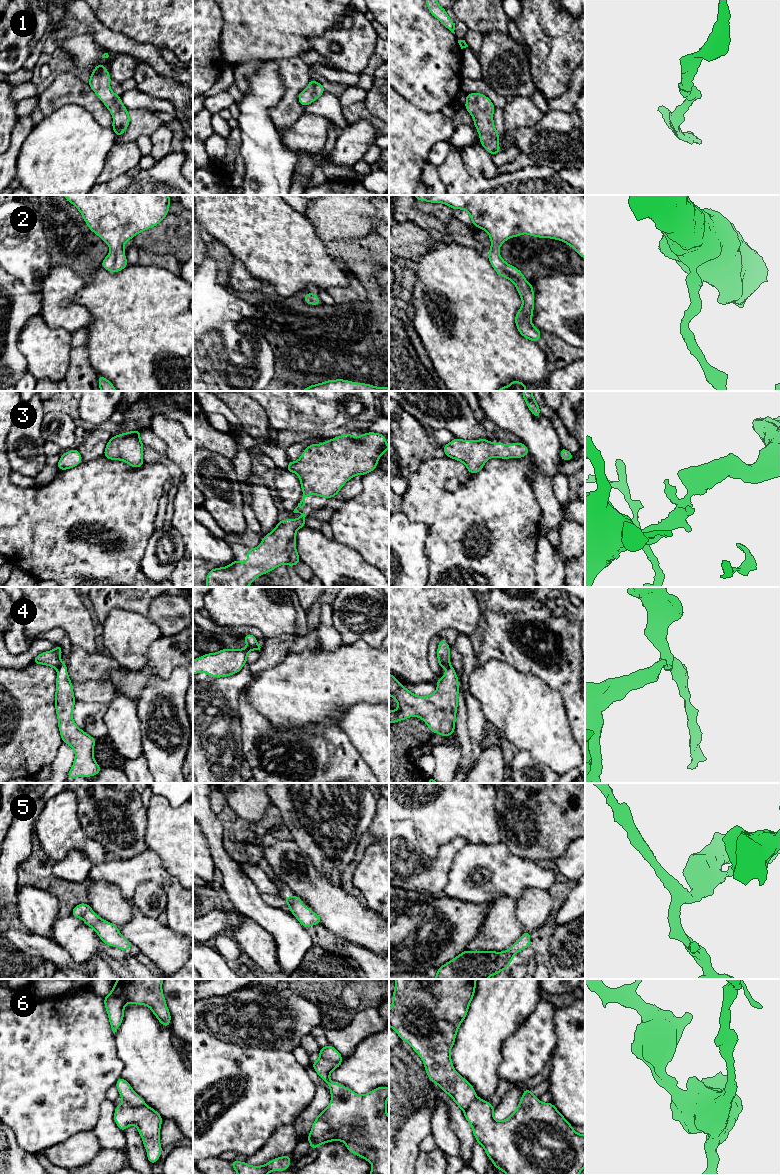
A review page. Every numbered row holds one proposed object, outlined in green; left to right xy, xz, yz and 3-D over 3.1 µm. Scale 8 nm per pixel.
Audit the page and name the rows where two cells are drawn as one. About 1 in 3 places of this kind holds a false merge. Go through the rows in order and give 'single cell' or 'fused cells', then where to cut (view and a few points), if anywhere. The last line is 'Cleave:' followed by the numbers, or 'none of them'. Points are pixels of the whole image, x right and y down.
1: single cell | no cut
2: single cell | no cut
3: single cell | no cut
4: fused cells | xy (61, 663), (56, 668)
5: single cell | no cut
6: fused cells | xy (123, 1100), (136, 1106), (145, 1104)
Cleave: 4, 6

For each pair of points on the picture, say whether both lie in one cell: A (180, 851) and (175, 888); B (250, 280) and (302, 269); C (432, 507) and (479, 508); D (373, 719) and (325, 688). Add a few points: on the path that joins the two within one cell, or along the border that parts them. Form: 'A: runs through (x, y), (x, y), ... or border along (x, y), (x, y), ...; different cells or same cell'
A: border along (161, 860), (161, 864), (182, 886); different cells
B: border along (241, 262), (250, 273), (265, 283); different cells
C: runs through (444, 507), (467, 508); same cell
D: border along (375, 703), (357, 702), (349, 706), (337, 724); different cells

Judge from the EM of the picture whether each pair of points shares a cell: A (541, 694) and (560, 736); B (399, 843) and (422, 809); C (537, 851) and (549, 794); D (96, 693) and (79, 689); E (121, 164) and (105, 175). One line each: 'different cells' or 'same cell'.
A: same cell
B: different cells
C: same cell
D: same cell
E: same cell

